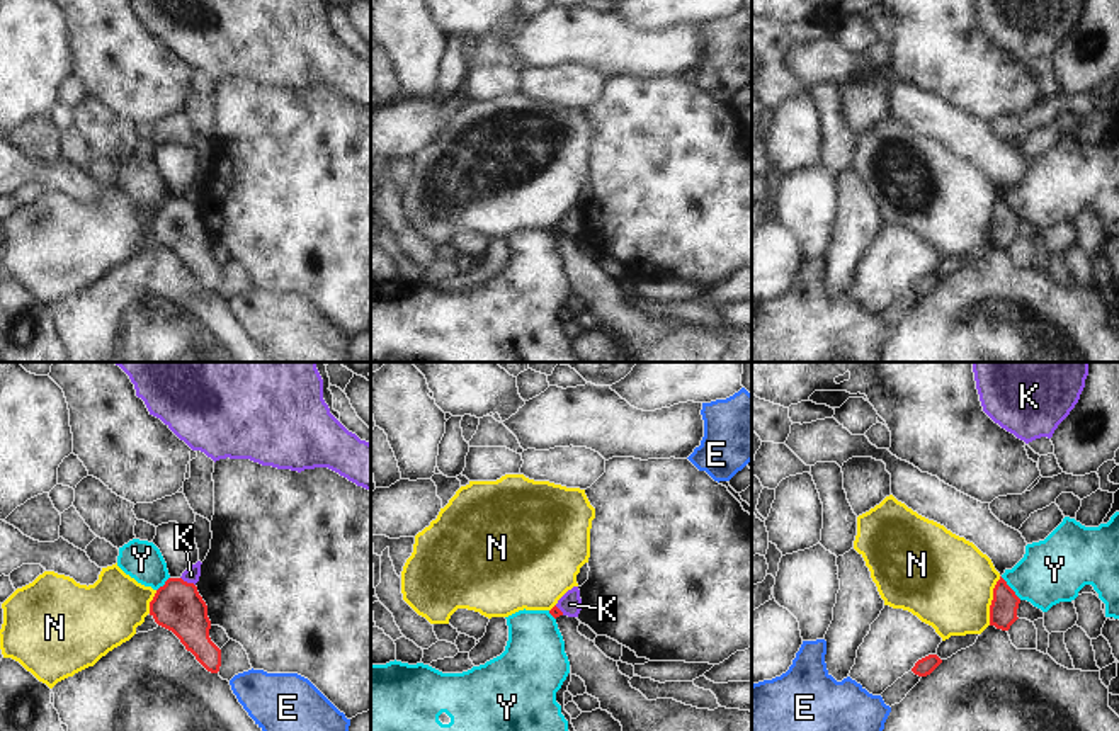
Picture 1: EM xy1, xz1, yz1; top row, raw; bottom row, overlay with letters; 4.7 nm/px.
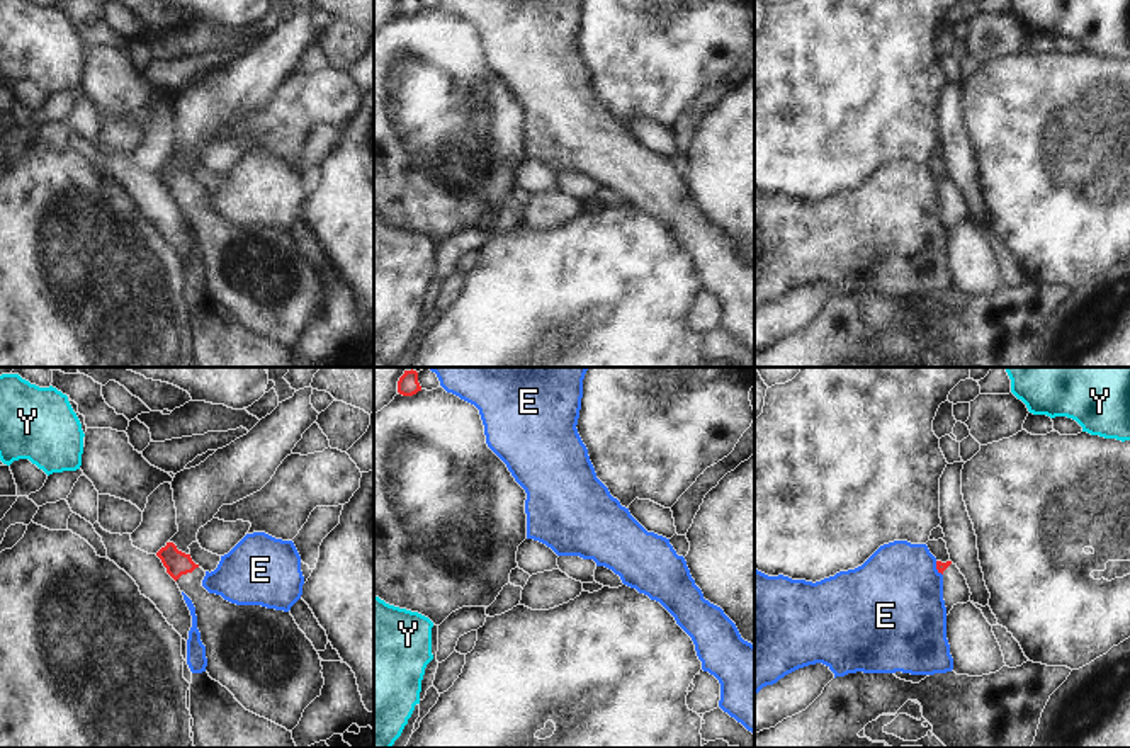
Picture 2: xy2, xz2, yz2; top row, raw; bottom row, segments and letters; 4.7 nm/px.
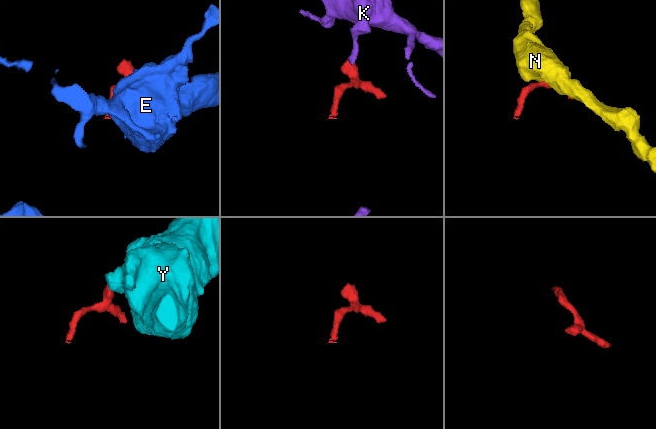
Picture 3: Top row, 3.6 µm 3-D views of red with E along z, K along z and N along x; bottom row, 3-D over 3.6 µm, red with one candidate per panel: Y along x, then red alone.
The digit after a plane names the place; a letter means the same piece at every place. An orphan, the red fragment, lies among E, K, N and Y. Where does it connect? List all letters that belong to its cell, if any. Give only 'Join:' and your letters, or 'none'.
Join: none.

